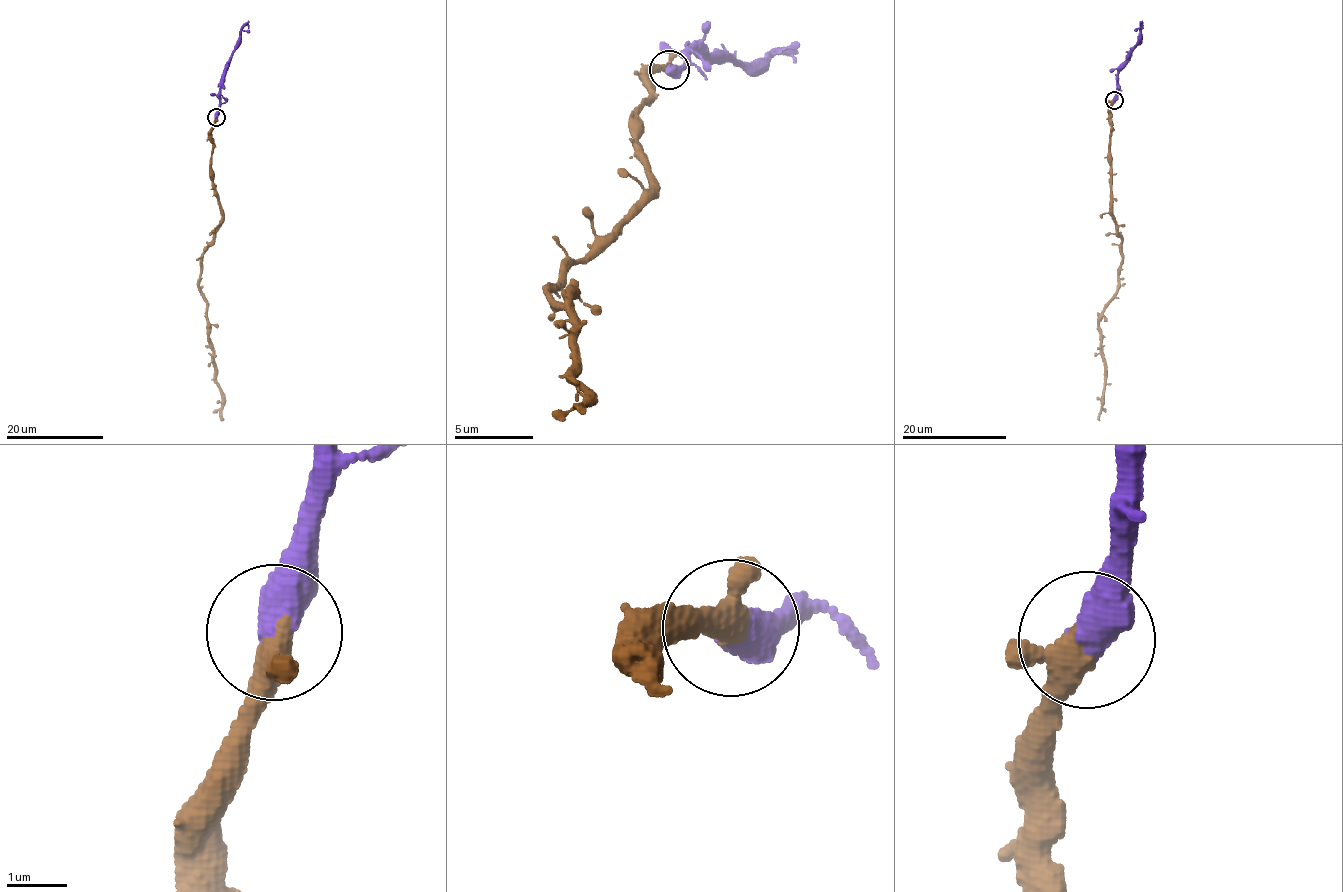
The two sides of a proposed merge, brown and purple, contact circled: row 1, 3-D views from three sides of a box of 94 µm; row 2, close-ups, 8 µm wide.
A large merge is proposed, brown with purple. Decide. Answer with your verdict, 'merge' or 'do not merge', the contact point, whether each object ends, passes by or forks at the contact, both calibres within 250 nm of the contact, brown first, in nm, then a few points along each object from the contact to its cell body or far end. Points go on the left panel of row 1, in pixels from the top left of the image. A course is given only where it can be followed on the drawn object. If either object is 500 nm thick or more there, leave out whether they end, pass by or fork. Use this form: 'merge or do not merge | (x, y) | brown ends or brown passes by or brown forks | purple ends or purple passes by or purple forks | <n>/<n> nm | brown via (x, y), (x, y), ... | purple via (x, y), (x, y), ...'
merge | (216, 117) | 380/650 nm | brown via (215, 117), (211, 127), (211, 173), (221, 220), (214, 242), (203, 255), (199, 291), (207, 306), (221, 421) | purple via (215, 117), (219, 83), (237, 44), (240, 28), (248, 20)

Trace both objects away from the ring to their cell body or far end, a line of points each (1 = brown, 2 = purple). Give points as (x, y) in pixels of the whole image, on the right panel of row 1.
1: (1114, 100), (1111, 108), (1111, 211), (1121, 245), (1118, 290), (1099, 321), (1104, 381), (1098, 420)
2: (1114, 100), (1118, 67), (1126, 60), (1127, 51), (1138, 40), (1142, 20)

